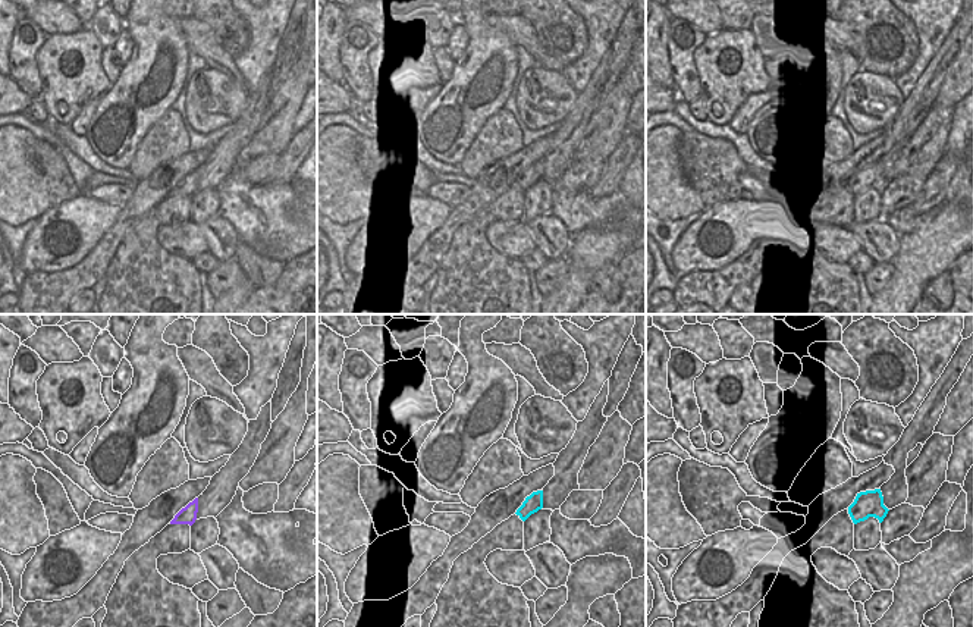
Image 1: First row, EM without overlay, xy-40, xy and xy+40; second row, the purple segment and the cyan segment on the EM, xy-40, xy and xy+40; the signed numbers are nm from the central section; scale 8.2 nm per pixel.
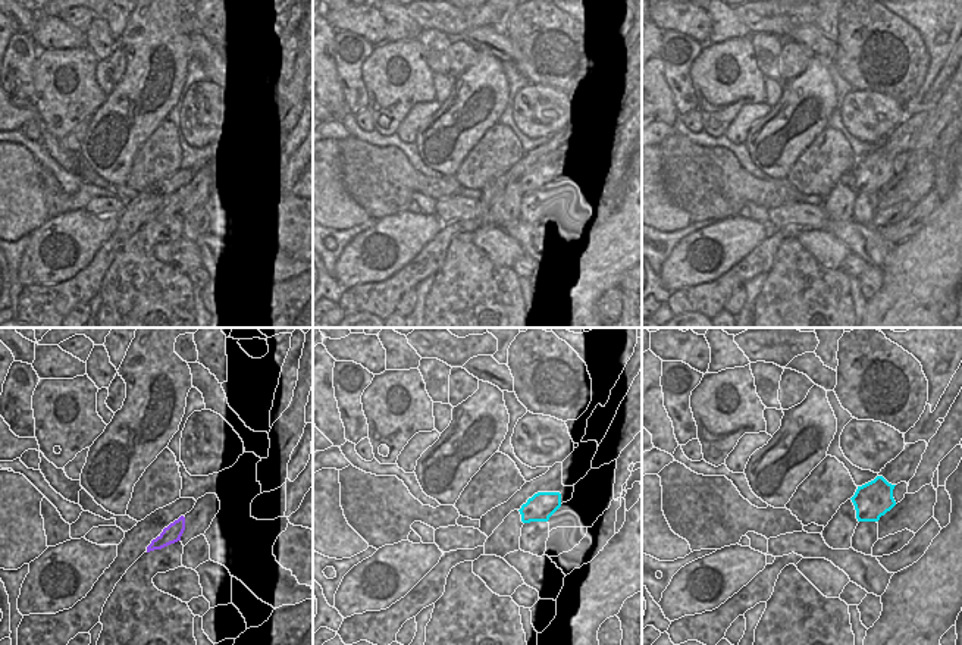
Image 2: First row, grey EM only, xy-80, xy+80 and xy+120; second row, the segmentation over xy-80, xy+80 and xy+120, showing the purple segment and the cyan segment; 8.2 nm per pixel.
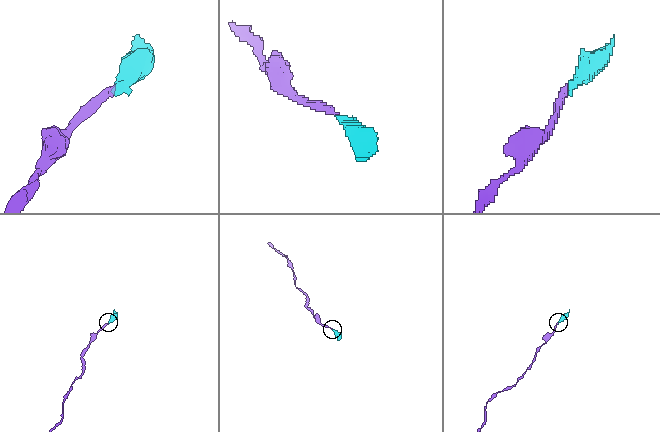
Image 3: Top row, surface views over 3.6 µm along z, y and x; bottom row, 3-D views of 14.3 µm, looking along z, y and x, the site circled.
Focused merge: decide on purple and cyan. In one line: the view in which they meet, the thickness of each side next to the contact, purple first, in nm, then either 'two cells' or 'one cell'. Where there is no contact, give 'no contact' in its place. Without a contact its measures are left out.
no contact; one cell

